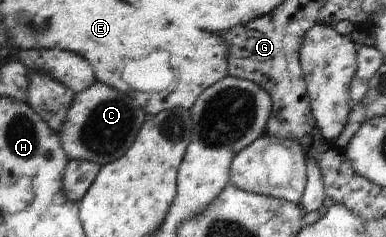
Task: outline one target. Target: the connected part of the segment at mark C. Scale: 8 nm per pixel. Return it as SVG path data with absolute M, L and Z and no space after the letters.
M97 81L75 95L56 137L69 160L89 161L101 167L125 155L146 119L147 115L129 95Z

